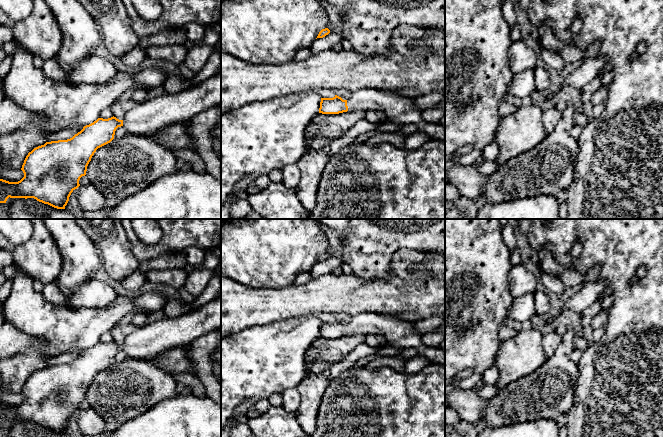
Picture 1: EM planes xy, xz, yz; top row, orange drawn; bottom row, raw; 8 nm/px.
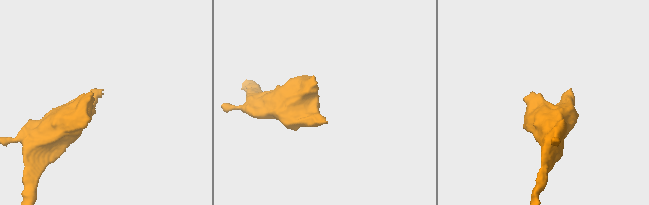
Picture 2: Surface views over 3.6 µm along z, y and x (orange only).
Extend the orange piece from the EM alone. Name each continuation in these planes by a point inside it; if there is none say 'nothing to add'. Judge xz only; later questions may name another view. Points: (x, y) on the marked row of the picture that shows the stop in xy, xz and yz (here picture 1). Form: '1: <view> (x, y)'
1: xz (398, 109)

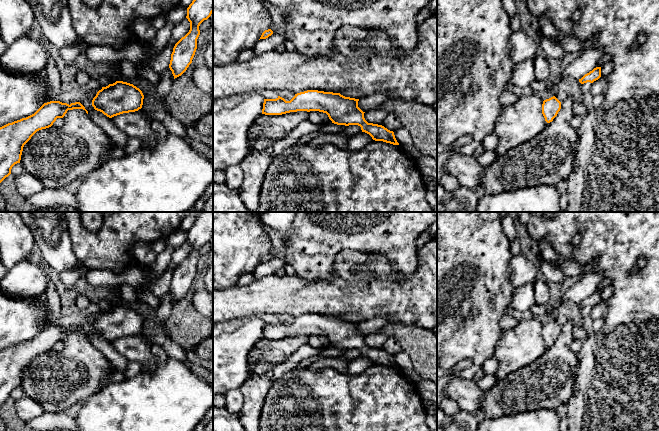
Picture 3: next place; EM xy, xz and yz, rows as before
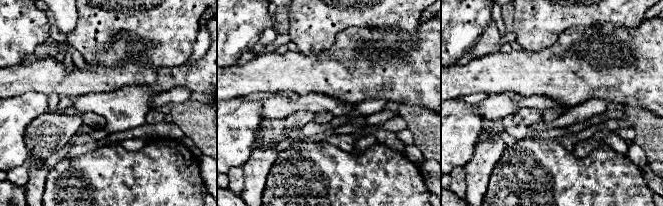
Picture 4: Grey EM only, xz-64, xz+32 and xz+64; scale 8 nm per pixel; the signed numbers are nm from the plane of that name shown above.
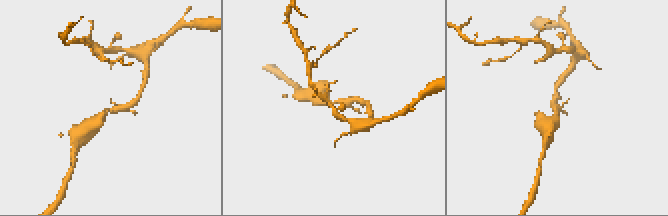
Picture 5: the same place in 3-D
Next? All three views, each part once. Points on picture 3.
nothing to add

